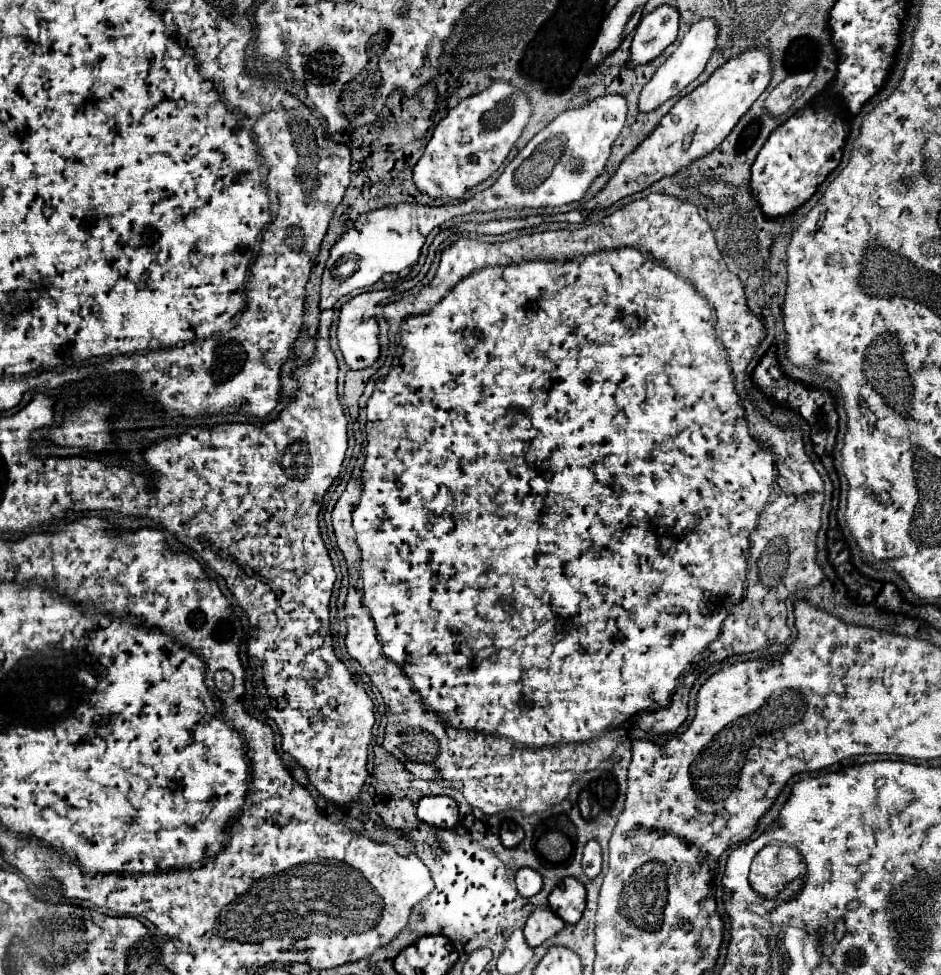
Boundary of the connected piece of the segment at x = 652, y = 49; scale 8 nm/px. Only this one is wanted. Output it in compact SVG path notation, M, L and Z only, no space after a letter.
M660 6L646 14L632 38L630 58L626 68L640 68L650 60L658 58L666 46L670 46L678 36L678 12L672 6Z

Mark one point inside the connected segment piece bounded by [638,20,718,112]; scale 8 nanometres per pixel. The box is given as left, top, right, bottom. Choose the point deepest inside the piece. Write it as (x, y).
(685, 64)

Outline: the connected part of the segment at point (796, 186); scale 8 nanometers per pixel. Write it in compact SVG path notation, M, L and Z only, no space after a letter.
M808 104L780 124L762 146L750 174L750 192L758 202L764 218L778 220L796 212L812 198L816 188L840 164L848 122L838 106Z

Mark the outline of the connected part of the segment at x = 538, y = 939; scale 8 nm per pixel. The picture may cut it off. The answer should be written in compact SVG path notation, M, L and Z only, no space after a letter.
M536 908L524 926L524 936L528 944L536 948L550 940L552 936L556 936L560 928L564 928L564 922L550 908Z

